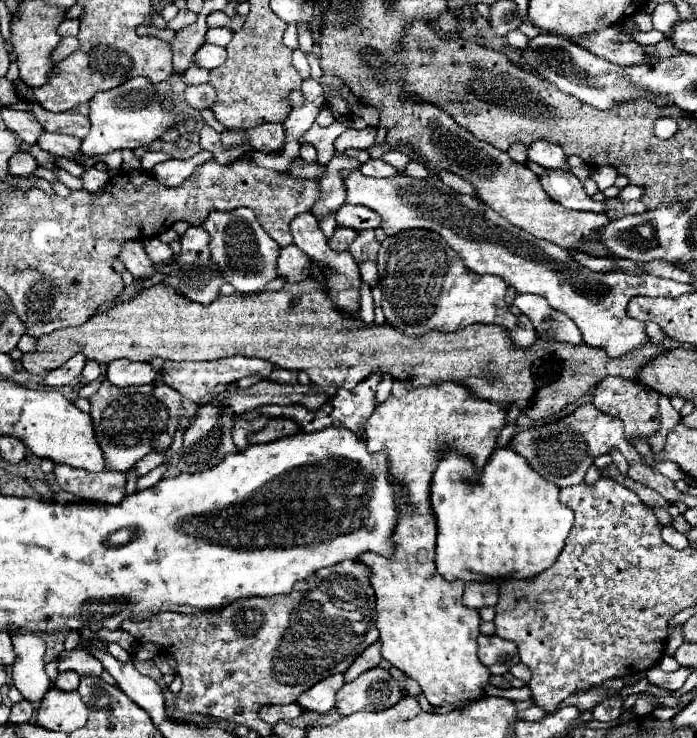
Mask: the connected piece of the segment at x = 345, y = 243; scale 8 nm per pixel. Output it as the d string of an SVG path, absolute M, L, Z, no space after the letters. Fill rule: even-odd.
M338 226L338 228L334 230L334 236L328 240L328 246L336 248L336 252L342 252L342 250L346 250L346 248L350 246L350 242L352 242L356 236L358 236L356 230L352 230L352 228L344 228L344 226Z

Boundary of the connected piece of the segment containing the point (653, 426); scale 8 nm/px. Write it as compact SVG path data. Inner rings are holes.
M608 376L606 380L602 380L594 388L592 398L594 398L592 404L596 408L600 408L600 412L622 420L628 440L632 440L636 436L650 438L660 426L660 418L658 418L658 398L660 398L660 394L656 390L640 388L640 384L632 384L632 380L624 380L620 376Z

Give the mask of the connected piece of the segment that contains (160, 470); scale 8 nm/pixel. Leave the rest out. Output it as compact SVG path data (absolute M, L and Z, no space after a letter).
M162 464L162 466L154 468L152 472L148 472L146 476L138 478L138 482L136 482L136 490L146 490L146 488L152 488L156 482L160 482L160 478L162 478L162 474L164 474L164 472L166 472L166 466Z

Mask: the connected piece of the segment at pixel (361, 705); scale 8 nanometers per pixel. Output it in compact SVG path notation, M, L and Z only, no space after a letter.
M372 668L360 674L354 682L344 684L336 694L336 710L342 716L360 710L386 710L402 698L402 688L392 676L382 668Z

